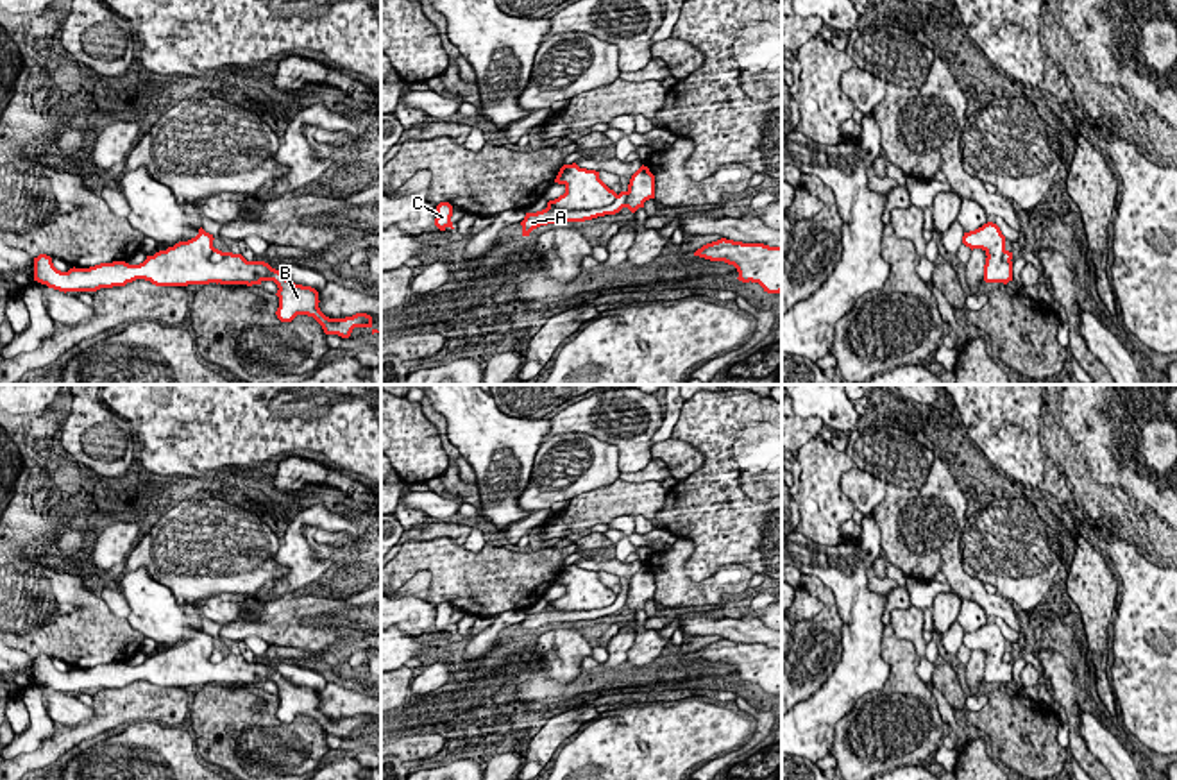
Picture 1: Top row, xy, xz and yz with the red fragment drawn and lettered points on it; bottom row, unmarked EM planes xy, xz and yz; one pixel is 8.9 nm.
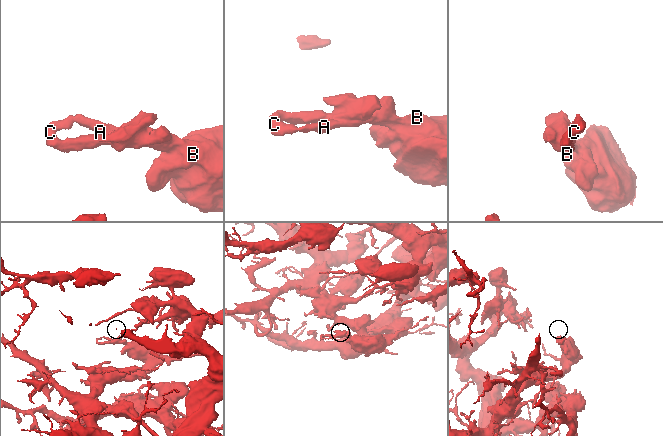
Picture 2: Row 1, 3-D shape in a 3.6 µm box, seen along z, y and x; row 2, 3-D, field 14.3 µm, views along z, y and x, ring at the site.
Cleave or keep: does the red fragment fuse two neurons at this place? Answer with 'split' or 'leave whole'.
split

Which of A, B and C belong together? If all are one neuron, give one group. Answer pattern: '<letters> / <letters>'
A / B C

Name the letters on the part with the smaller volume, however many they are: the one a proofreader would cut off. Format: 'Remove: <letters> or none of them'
Remove: A

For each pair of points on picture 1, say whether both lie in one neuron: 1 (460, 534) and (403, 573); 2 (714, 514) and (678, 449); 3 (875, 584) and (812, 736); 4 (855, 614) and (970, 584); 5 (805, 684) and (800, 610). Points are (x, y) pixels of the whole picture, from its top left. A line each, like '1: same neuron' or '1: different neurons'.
1: different neurons
2: different neurons
3: different neurons
4: different neurons
5: different neurons

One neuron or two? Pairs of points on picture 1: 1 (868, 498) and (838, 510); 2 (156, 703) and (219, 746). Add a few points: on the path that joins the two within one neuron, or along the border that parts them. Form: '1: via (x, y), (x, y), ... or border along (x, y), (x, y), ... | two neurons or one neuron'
1: border along (854, 466), (841, 476), (841, 491), (855, 508) | two neurons
2: border along (192, 700), (186, 720) | two neurons

